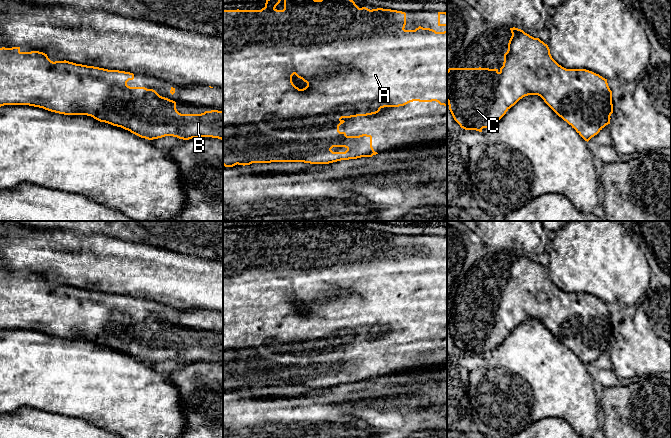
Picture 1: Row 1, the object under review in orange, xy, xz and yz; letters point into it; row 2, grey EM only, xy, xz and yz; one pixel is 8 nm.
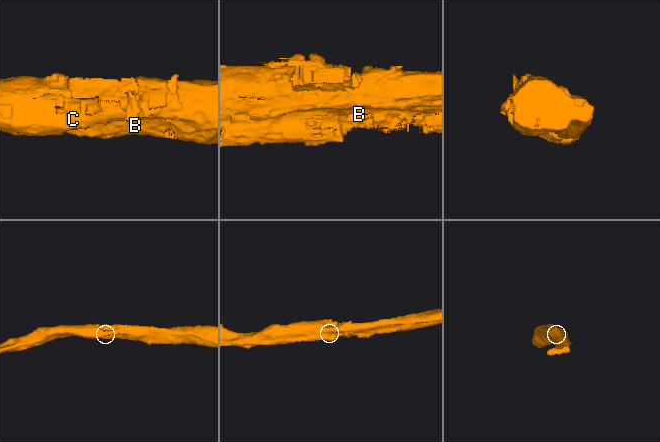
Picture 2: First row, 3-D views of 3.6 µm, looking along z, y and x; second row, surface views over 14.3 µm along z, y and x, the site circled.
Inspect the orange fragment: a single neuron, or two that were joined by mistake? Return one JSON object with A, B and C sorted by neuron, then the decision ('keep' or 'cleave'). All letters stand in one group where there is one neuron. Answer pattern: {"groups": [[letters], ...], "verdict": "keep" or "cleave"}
{"groups": [["A", "B", "C"]], "verdict": "keep"}

